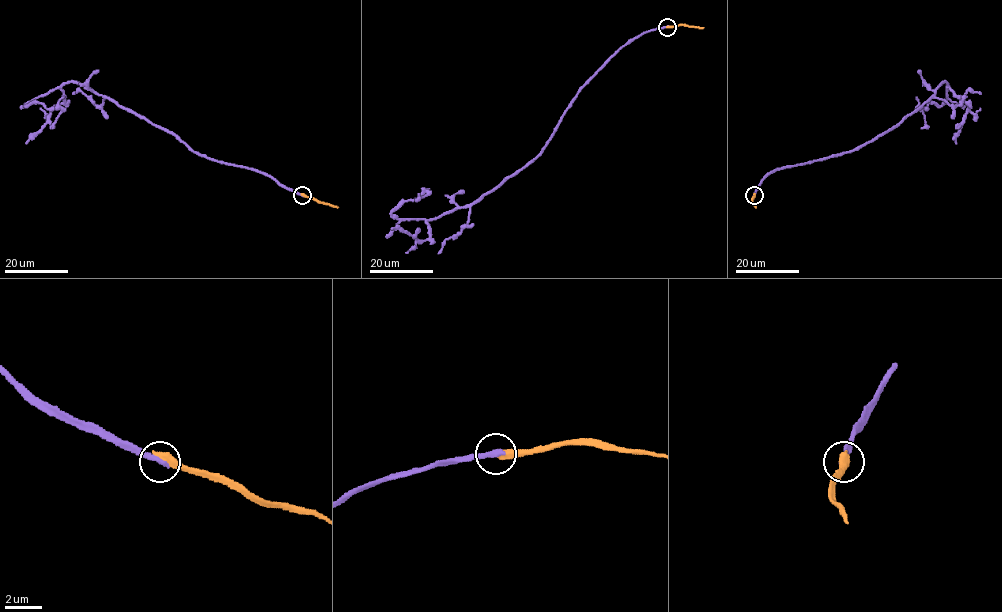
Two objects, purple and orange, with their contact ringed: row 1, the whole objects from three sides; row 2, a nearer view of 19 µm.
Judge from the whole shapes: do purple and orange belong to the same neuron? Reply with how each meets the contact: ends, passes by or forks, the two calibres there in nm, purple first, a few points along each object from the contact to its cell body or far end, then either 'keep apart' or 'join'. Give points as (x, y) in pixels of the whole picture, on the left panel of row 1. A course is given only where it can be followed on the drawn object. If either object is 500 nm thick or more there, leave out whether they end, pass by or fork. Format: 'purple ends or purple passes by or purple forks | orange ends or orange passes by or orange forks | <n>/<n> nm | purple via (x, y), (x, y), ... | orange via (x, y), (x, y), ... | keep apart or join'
purple ends | orange ends | 360/480 nm | purple via (302, 195), (253, 170), (200, 155), (177, 136), (113, 99), (72, 82), (26, 104), (60, 107), (53, 128) | orange via (302, 195), (338, 207) | keep apart

